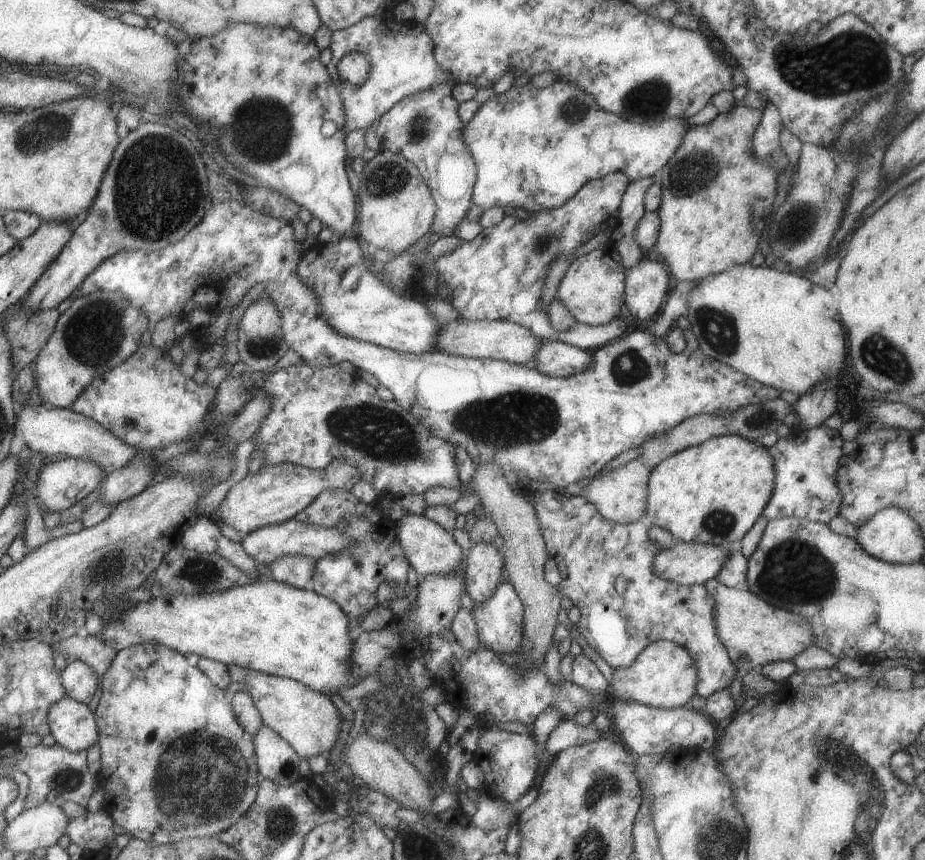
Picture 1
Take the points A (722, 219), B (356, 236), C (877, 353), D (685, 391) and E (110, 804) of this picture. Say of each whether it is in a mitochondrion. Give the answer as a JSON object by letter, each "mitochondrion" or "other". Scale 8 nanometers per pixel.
{"A":"other","B":"other","C":"mitochondrion","D":"other","E":"other"}

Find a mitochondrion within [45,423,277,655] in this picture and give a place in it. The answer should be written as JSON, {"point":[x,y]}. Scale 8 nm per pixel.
{"point":[201,572]}

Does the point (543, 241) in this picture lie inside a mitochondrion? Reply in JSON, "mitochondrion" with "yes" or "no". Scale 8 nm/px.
{"mitochondrion":"yes"}

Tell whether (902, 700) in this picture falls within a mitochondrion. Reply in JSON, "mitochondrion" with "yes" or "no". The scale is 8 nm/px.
{"mitochondrion":"no"}

